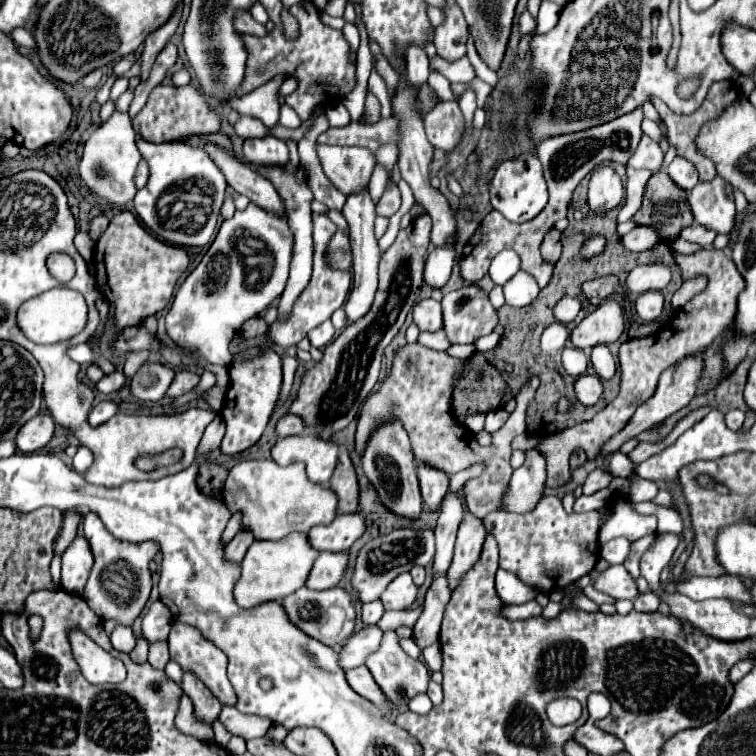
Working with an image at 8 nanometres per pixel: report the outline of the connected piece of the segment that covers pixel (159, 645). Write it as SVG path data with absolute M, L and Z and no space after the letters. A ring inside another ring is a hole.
M152 642L150 644L150 652L148 652L148 662L158 668L164 670L166 662L168 662L168 642Z

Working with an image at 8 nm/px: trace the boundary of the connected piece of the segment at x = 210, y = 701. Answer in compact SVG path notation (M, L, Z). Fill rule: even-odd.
M184 672L182 688L184 688L184 694L188 694L192 698L196 716L202 722L212 724L218 718L220 708L222 708L220 702L212 696L212 692L208 692L208 688L204 688L204 684L200 684L200 680L196 680L196 676L192 676L192 672Z

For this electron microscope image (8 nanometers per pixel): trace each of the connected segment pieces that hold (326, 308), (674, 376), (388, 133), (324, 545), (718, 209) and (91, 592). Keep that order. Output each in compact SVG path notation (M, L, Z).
M314 214L314 272L312 272L312 280L310 280L308 288L296 300L292 314L290 314L290 320L270 326L270 330L266 334L270 344L278 344L282 348L296 346L312 328L316 328L318 324L328 320L332 316L332 312L346 302L350 286L352 286L352 272L350 270L348 272L334 270L326 262L326 248L328 248L330 238L336 234L336 230L338 230L336 224L332 224L332 220L328 220L328 216Z
M698 354L698 356L688 356L688 358L680 360L674 368L668 368L662 372L659 378L658 388L656 388L652 400L644 402L644 404L634 412L634 418L620 430L618 436L612 436L610 440L606 440L606 444L602 446L598 458L606 458L608 454L616 452L628 438L638 436L640 432L648 430L648 428L654 426L656 422L662 422L662 420L666 420L668 416L672 416L674 412L678 412L680 408L684 408L684 406L696 396L696 392L698 392L698 386L700 386L700 374L702 374L702 360L704 360L704 358L702 358L700 354Z
M390 118L378 120L376 124L360 124L350 122L344 128L330 128L324 134L318 136L318 144L330 144L330 146L366 146L372 152L378 150L378 146L386 142L398 142L398 122Z
M338 514L326 526L308 530L310 546L318 552L344 552L364 534L364 518L360 514Z
M716 176L712 182L698 184L688 194L688 204L696 224L716 234L730 234L736 226L736 206L732 186Z
M88 512L84 516L82 528L84 528L84 538L88 540L94 554L94 566L86 582L84 600L102 620L116 620L122 626L132 626L132 622L142 614L150 596L152 574L148 564L152 556L158 552L158 546L152 542L132 544L114 538L94 512Z

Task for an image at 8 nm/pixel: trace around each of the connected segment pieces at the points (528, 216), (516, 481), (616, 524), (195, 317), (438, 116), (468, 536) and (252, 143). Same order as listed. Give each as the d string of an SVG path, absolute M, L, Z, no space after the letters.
M524 154L516 160L508 160L498 166L490 182L490 204L504 214L510 222L528 222L536 218L548 202L548 188L542 176L542 164L536 154Z
M528 450L524 466L514 470L506 494L502 496L500 510L526 514L536 508L544 496L542 482L546 480L546 460L536 450Z
M616 496L614 502L610 500L606 530L600 530L600 544L606 544L618 536L624 536L634 542L646 534L656 534L654 514L636 512L626 496Z
M248 204L246 210L234 212L230 220L224 220L220 232L208 252L204 254L202 262L196 266L194 272L182 282L178 288L172 306L166 314L166 330L172 342L182 348L194 350L212 364L230 364L232 354L228 350L234 334L240 330L244 320L260 316L282 292L288 280L292 258L292 232L288 228L288 218L278 218L270 212L264 212L256 204Z
M438 102L424 116L424 128L434 148L452 152L458 146L464 130L464 118L458 102Z
M466 512L464 520L460 524L460 530L458 530L454 560L452 560L452 566L448 570L450 590L456 590L460 578L468 572L468 568L472 568L472 564L476 564L476 560L480 558L484 540L486 540L486 528L484 528L482 520L474 518Z
M268 134L264 138L244 140L242 156L258 166L284 166L288 162L288 148L284 140Z

